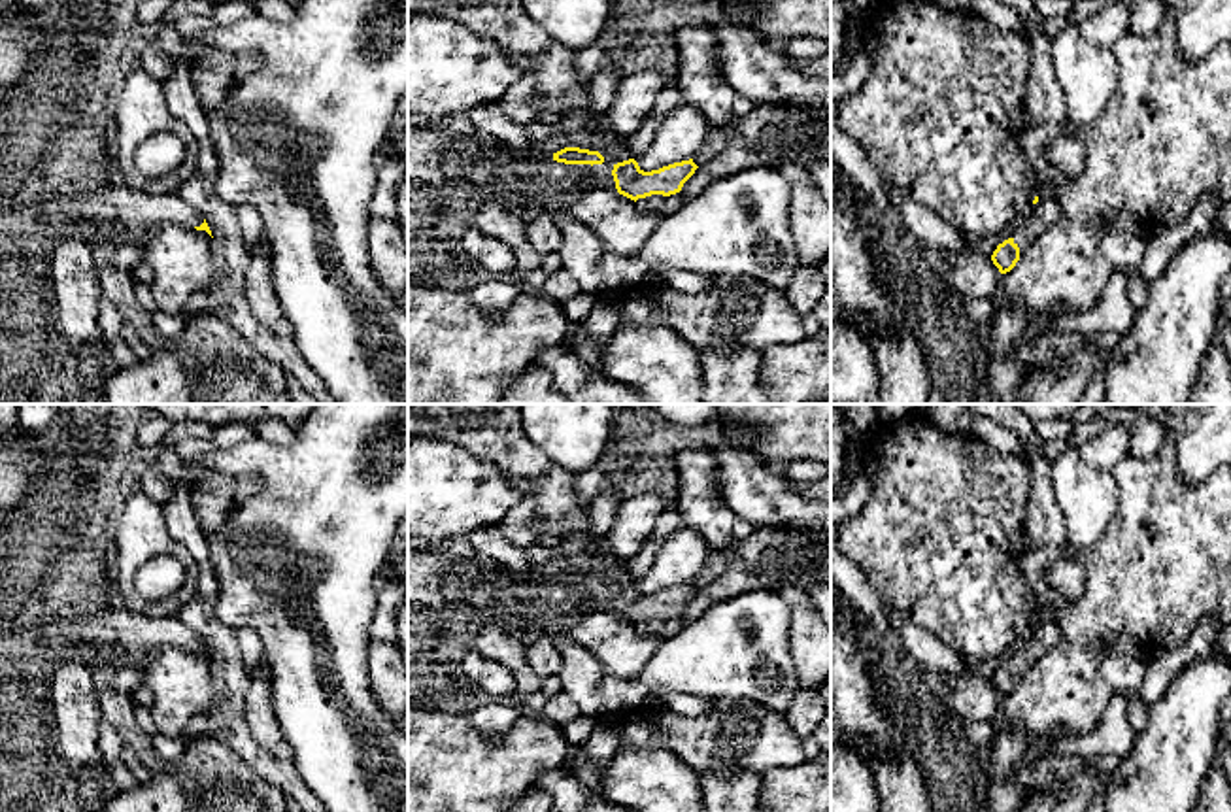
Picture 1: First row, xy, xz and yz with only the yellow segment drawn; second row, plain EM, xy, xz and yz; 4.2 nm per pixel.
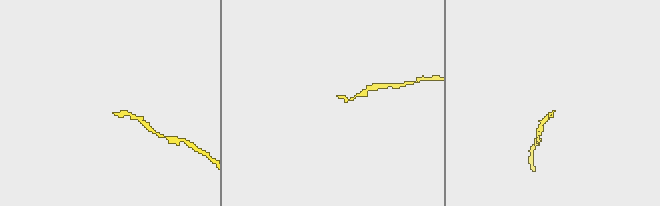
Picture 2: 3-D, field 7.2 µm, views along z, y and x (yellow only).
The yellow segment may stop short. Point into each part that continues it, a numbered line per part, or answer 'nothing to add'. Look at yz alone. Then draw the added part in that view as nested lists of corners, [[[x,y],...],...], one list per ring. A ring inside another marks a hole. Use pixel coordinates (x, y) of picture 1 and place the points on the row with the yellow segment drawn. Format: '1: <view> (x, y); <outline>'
1: yz (1045, 212); [[[1038,198],[1031,204],[1029,211],[1020,223],[1023,242],[1035,240],[1044,228],[1048,228],[1059,215],[1059,204],[1055,200]]]

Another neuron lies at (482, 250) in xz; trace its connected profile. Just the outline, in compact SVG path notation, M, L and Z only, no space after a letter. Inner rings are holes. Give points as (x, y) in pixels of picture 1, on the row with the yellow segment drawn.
M478 228L464 232L461 245L472 264L491 274L508 274L515 266L515 251L502 240L483 234Z

